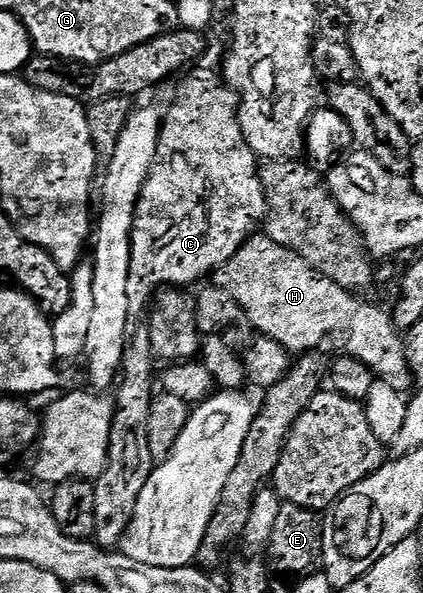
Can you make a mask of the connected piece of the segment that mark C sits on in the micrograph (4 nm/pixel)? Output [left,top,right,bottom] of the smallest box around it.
[93,69,265,548]

